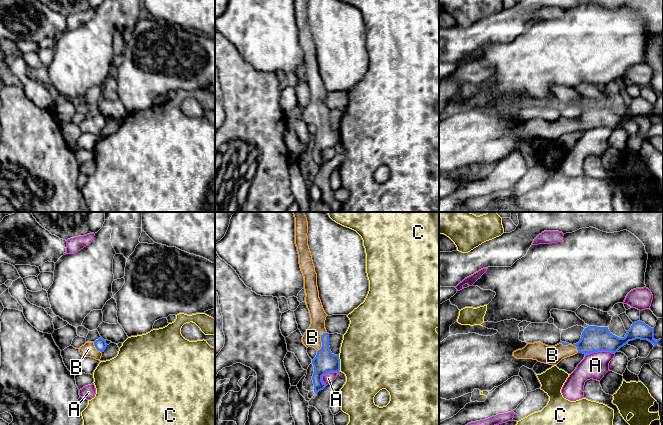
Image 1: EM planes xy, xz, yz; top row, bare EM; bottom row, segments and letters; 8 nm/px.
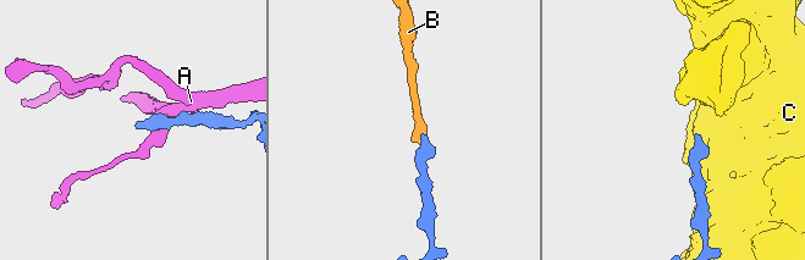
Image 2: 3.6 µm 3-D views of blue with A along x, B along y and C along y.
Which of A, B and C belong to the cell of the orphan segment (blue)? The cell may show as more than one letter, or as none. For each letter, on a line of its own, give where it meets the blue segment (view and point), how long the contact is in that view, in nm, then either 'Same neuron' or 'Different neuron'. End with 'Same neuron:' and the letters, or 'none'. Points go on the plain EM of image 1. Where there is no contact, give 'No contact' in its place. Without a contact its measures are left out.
A: Touches blue at yz (599, 126). Shared border 240 nm. Different neuron
B: Touches blue at xz (321, 116). Shared border 180 nm. Same neuron
C: Touches blue at xz (339, 139). Shared border 130 nm. Different neuron
Same neuron: B

